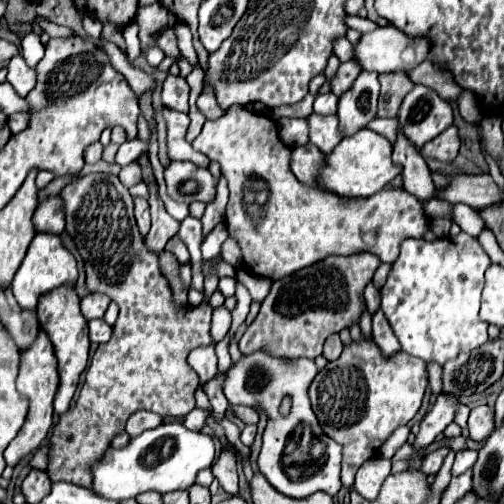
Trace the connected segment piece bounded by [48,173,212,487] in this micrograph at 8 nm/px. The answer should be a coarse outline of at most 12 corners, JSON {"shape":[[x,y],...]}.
{"shape":[[118,175],[60,191],[86,287],[118,303],[50,439],[52,481],[140,409],[194,409],[212,307],[172,303]]}

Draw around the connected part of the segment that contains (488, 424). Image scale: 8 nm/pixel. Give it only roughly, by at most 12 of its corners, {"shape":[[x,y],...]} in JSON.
{"shape":[[488,405],[472,409],[470,439],[486,439],[494,431],[494,411]]}

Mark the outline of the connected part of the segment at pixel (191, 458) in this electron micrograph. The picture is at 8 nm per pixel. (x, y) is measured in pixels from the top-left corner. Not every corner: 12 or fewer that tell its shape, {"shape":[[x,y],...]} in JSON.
{"shape":[[162,423],[92,467],[108,499],[190,489],[212,435]]}

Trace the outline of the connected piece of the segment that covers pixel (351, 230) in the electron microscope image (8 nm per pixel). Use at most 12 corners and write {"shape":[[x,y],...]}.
{"shape":[[232,105],[192,147],[228,181],[254,275],[332,253],[394,263],[422,201],[302,185],[266,115]]}

